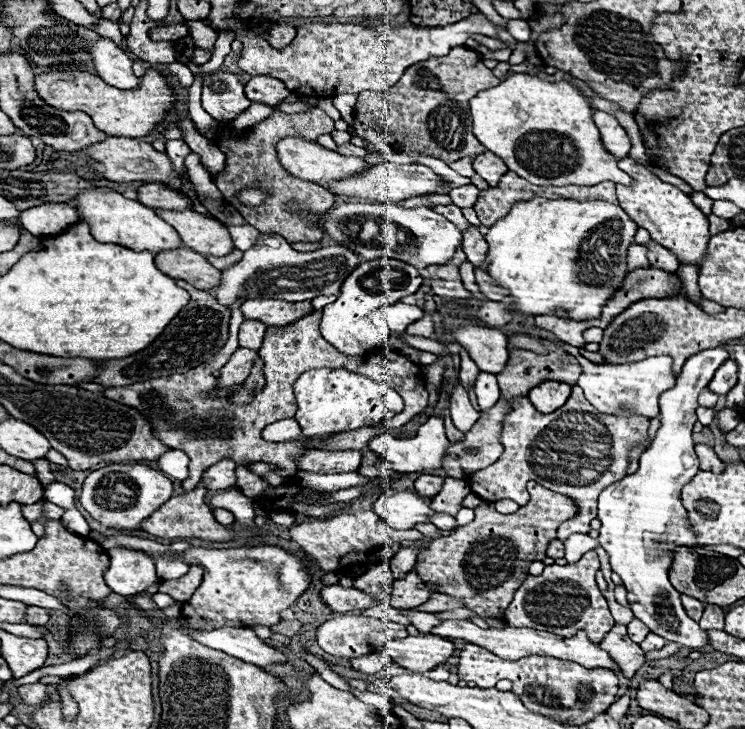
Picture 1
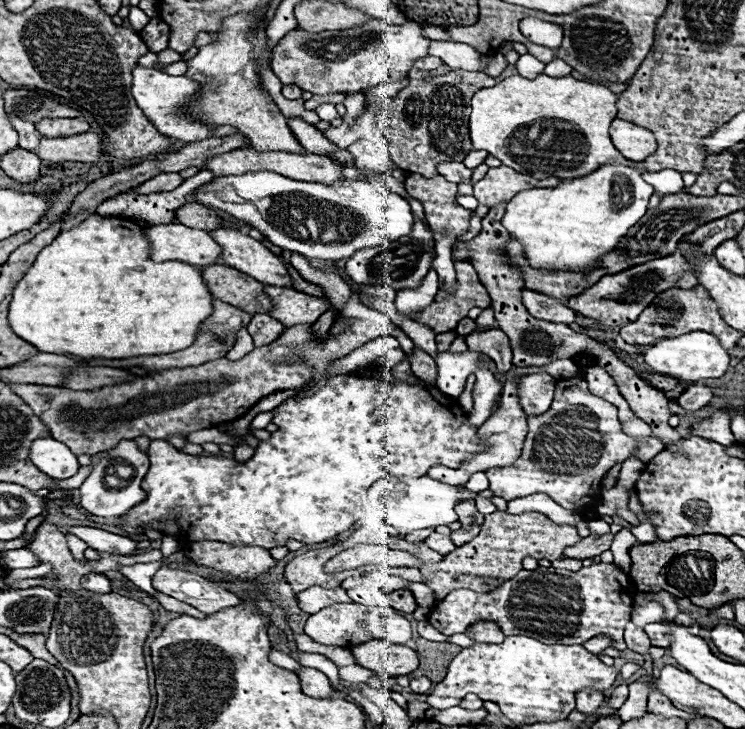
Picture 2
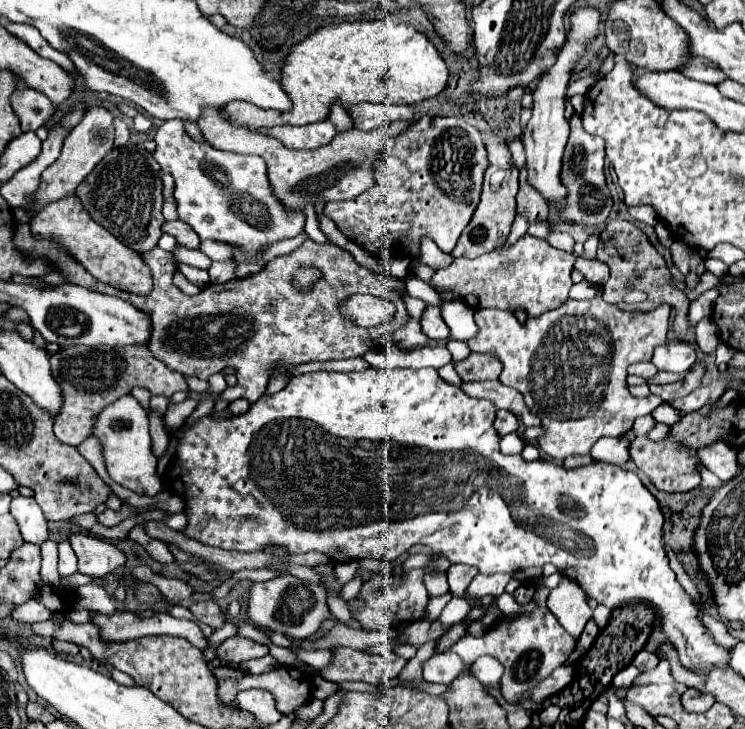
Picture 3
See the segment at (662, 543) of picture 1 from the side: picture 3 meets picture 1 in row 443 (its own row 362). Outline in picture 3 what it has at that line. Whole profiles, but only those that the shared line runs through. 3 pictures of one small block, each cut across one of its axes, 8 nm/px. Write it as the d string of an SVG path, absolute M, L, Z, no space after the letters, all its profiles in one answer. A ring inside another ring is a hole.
M674 338L658 346L652 356L652 364L658 370L666 372L686 372L692 368L694 360L696 360L694 346L688 344L686 340L674 340Z

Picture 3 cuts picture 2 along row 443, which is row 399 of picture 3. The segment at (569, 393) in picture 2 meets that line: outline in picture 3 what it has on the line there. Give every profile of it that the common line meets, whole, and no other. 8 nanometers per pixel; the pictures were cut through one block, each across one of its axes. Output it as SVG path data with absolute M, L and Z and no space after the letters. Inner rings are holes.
M596 296L594 300L588 302L568 300L560 308L550 310L540 318L528 318L526 326L522 326L518 324L514 312L486 308L474 312L474 320L480 332L474 340L468 342L468 346L472 352L494 354L500 358L500 362L504 364L500 382L520 390L530 410L538 408L536 414L542 420L542 426L546 428L546 434L538 440L538 444L552 460L562 462L570 456L590 454L590 448L600 436L626 434L638 416L652 412L656 406L663 403L660 397L653 394L642 399L630 396L626 376L630 364L648 362L652 358L654 348L666 342L670 312L672 308L662 304L646 314L642 312L626 314L624 310L618 310L618 306L610 306L600 296Z

